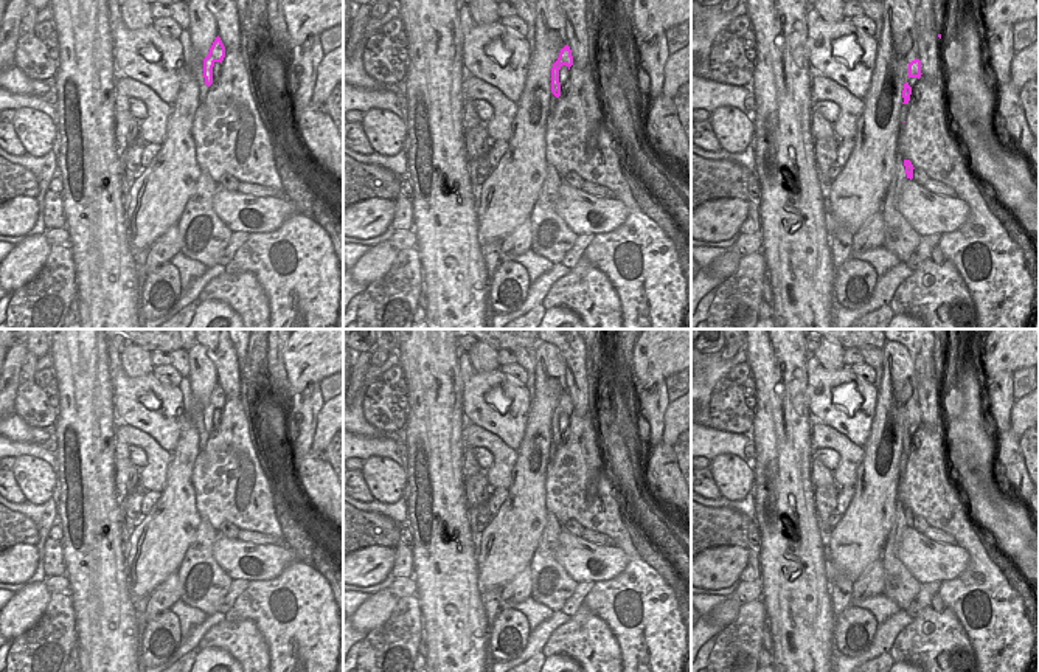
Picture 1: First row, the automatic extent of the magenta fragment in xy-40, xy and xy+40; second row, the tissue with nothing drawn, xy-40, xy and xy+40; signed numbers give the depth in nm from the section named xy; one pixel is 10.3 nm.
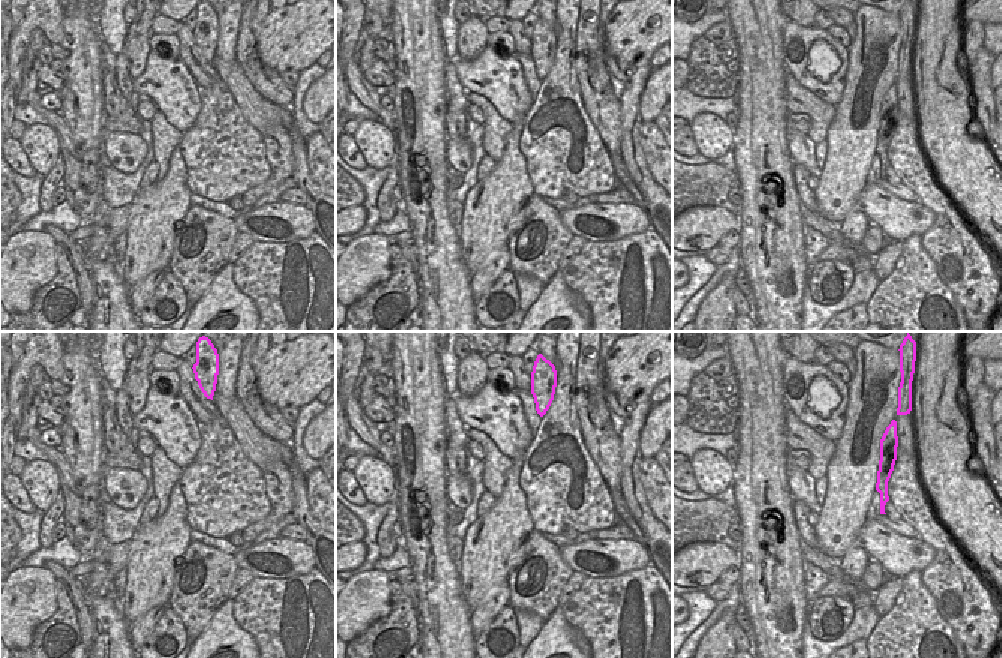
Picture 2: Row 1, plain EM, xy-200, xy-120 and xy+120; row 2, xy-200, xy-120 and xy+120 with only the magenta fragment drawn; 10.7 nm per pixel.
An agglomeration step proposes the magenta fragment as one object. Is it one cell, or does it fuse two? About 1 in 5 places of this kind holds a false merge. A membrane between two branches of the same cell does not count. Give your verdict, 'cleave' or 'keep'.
cleave

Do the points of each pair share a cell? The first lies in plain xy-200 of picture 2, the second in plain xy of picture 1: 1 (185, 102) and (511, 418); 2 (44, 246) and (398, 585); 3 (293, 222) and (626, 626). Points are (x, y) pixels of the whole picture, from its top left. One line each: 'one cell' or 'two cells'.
1: one cell
2: two cells
3: two cells

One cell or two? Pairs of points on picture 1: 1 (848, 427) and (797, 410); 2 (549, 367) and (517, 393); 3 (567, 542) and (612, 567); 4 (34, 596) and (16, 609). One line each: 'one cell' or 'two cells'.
1: two cells
2: two cells
3: one cell
4: one cell

